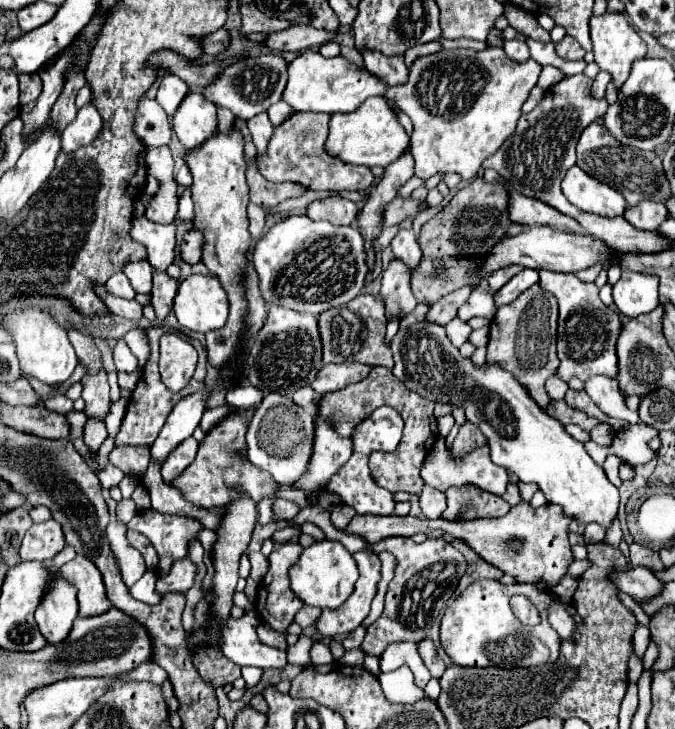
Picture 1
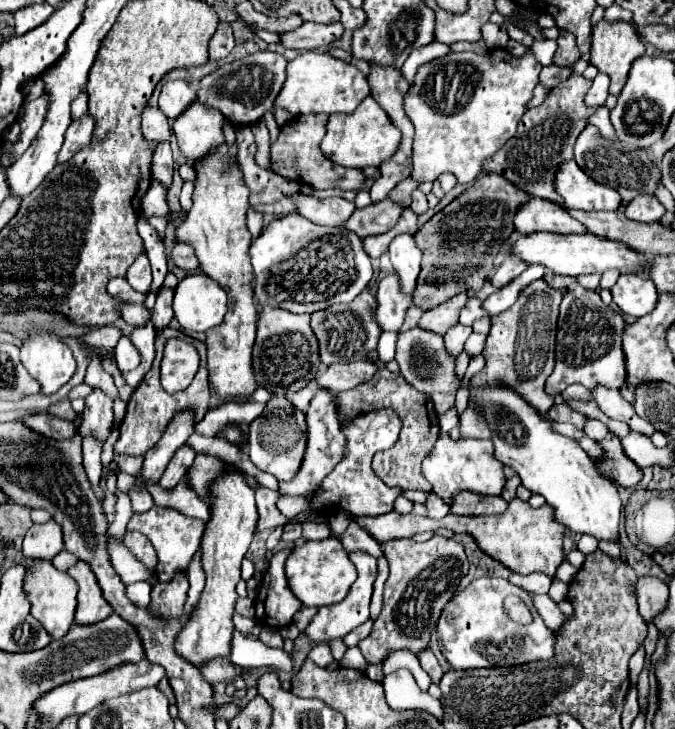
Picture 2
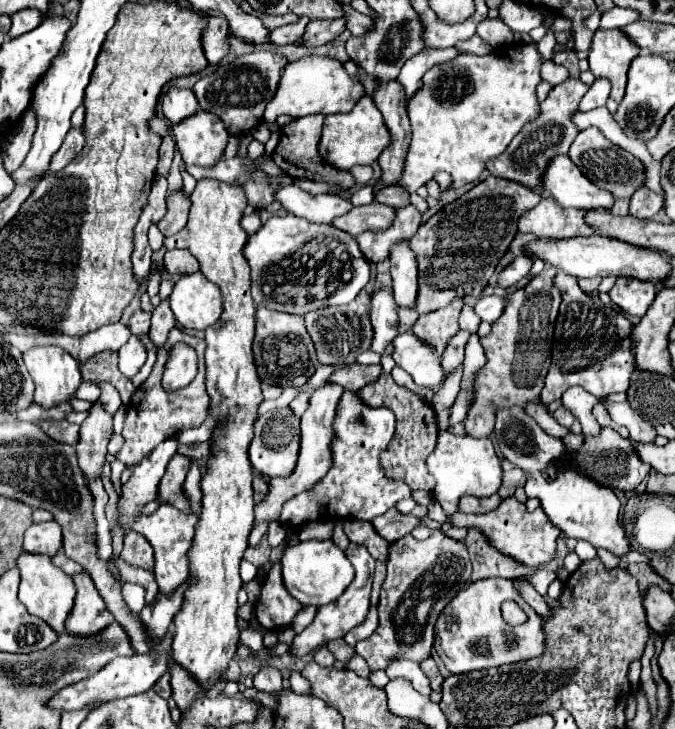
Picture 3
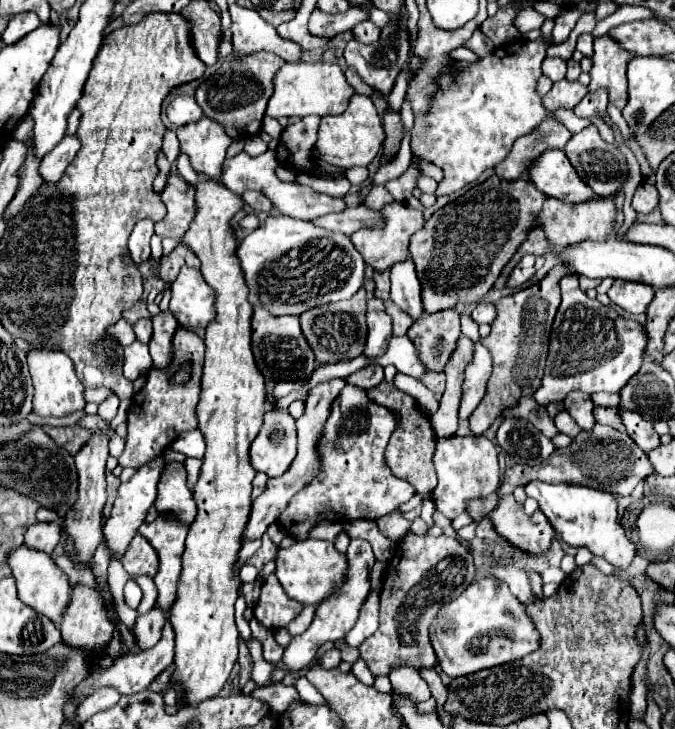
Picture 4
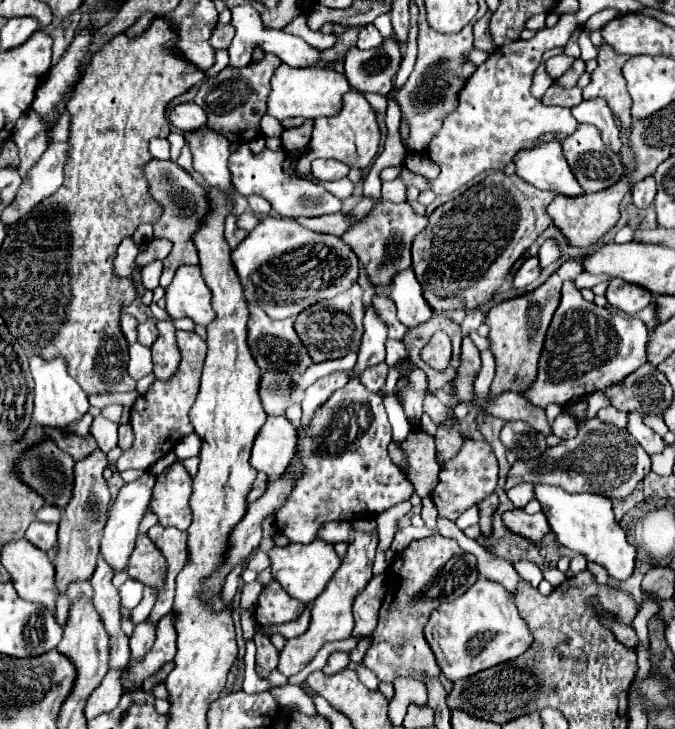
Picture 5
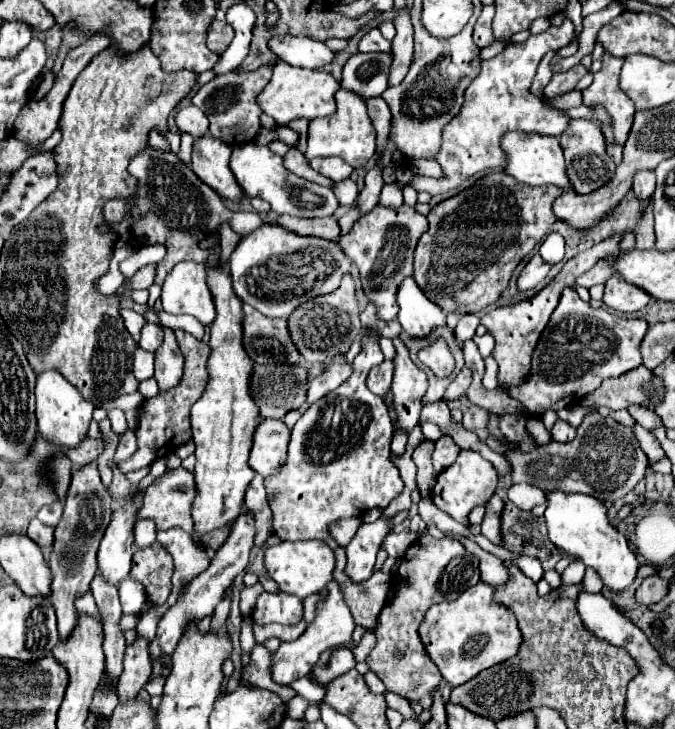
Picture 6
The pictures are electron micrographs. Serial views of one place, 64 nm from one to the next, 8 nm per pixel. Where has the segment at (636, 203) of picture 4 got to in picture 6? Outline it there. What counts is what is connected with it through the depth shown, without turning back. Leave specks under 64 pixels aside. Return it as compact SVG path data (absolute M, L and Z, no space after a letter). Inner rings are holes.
M648 170L636 172L632 190L634 190L634 194L636 194L638 200L650 200L654 188L656 188L656 176L654 176L654 172L648 172Z

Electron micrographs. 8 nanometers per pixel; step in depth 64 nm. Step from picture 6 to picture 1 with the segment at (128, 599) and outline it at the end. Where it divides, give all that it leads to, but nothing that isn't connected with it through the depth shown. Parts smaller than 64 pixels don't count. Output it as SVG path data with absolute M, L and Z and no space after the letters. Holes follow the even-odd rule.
M146 570L146 574L130 588L130 594L136 598L136 600L140 600L140 602L144 602L144 604L158 604L160 600L162 600L162 596L156 592L156 588L154 588L154 584L156 584L156 572L154 570Z

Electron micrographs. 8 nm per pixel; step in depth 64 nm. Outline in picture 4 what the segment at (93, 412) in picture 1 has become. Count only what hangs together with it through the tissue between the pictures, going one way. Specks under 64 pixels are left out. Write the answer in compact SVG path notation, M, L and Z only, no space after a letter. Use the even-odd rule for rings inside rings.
M94 430L90 432L88 444L80 448L80 452L74 456L76 458L76 468L78 468L78 478L80 478L80 496L74 508L68 512L66 522L64 522L64 532L72 534L76 540L76 552L78 556L74 558L76 566L82 566L84 562L90 562L94 556L96 546L102 540L102 508L106 504L106 480L104 480L104 470L106 470L106 460L108 460L108 436Z

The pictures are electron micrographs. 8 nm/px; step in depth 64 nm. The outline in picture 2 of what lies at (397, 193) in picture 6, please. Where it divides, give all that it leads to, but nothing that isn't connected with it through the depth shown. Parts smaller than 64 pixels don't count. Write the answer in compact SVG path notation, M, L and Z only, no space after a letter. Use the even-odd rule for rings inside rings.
M490 50L486 54L476 54L476 52L450 52L448 56L442 56L442 58L436 58L436 60L430 60L426 64L422 64L418 68L416 76L414 76L414 82L412 82L410 90L404 96L404 110L406 110L406 114L410 116L410 120L412 120L414 128L416 128L416 134L414 134L414 154L412 154L412 178L416 182L426 182L426 180L436 180L444 172L452 172L452 174L456 174L456 178L458 178L460 184L466 184L466 182L476 180L478 174L482 172L482 162L486 158L490 158L492 154L496 154L516 134L516 126L518 126L522 114L526 112L526 104L532 98L534 86L538 84L540 70L542 70L542 66L540 64L534 64L532 52L524 54L522 58L514 58L506 50Z

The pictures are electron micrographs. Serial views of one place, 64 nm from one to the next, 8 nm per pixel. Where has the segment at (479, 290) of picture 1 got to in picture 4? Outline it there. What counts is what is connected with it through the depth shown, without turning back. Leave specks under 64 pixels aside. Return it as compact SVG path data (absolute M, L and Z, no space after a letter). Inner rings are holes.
M462 314L460 324L462 324L462 334L464 336L468 336L472 342L478 342L480 340L480 336L478 336L478 324L472 320L470 314Z

